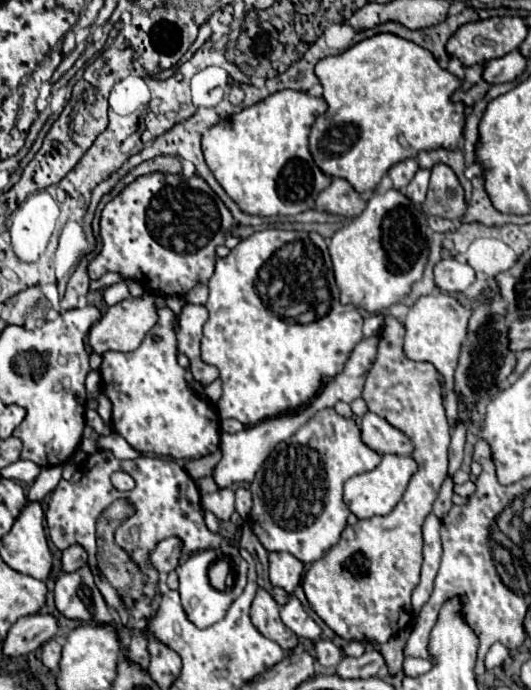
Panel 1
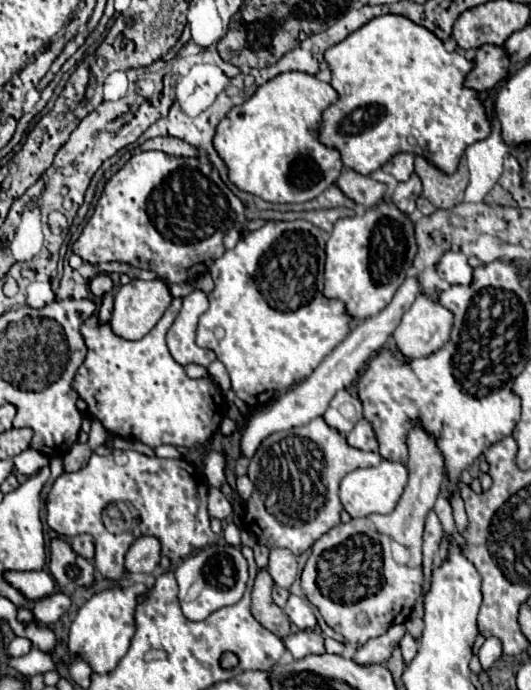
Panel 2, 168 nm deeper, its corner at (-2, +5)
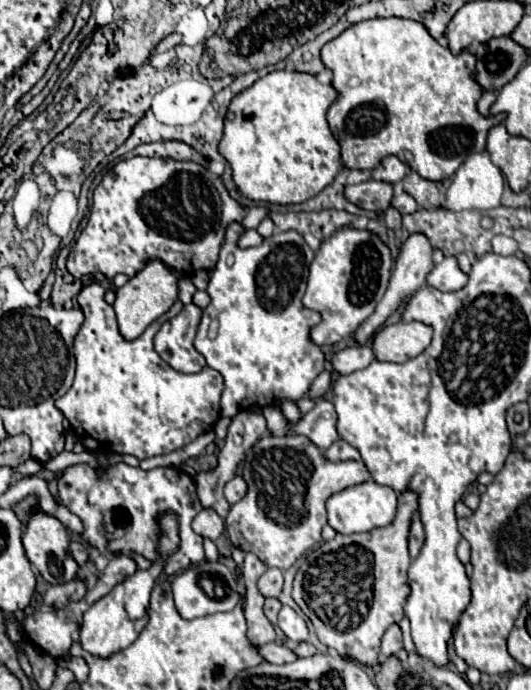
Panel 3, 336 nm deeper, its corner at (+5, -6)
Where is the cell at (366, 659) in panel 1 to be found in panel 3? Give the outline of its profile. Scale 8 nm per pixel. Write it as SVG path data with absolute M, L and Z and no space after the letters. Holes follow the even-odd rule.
M391 624L383 636L381 642L381 654L383 656L393 656L403 648L403 640L401 640L401 628L399 624Z

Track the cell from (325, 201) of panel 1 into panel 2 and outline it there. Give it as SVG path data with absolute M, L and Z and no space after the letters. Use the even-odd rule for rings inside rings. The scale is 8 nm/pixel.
M352 169L342 171L340 177L336 179L336 185L348 199L352 199L354 203L360 203L364 207L374 207L386 197L386 185L382 185L370 177L364 177Z

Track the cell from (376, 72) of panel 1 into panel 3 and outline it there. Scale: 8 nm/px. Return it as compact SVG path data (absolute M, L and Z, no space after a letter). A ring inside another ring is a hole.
M391 16L357 22L321 48L321 60L333 70L333 86L339 92L339 98L327 112L327 120L341 146L341 160L347 168L373 170L385 156L393 154L419 176L427 180L445 180L469 154L483 152L491 126L505 120L505 114L485 118L477 110L483 88L473 78L475 56L469 50L451 54L447 46L433 40L427 28L415 20Z

